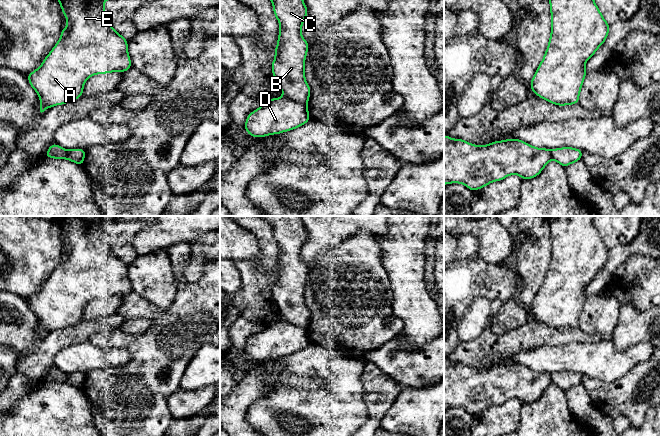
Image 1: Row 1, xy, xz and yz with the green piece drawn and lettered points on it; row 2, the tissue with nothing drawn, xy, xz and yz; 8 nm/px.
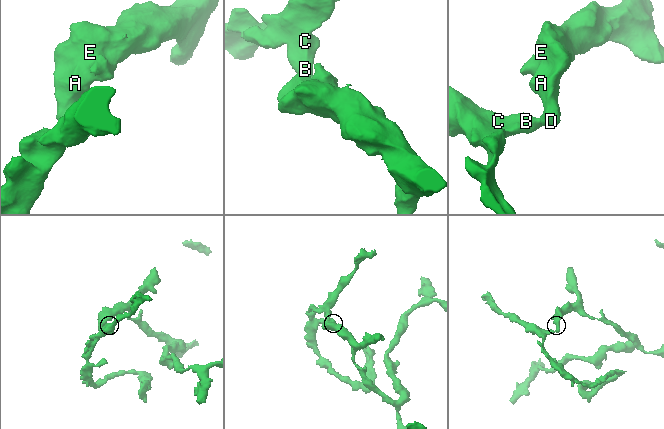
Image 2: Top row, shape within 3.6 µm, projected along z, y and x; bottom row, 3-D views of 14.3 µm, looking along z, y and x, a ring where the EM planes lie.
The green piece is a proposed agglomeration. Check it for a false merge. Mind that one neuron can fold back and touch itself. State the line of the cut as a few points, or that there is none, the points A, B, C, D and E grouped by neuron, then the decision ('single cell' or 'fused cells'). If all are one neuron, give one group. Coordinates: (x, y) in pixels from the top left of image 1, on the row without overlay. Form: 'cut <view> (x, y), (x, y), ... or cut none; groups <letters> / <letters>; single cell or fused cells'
cut xz (284, 319), (305, 328); groups A D E / B C; fused cells

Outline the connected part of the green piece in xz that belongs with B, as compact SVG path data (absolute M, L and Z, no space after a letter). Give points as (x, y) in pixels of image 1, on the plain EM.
M261 216L270 222L274 239L280 248L276 278L271 293L279 312L284 320L298 327L307 328L310 322L311 312L305 304L305 282L309 273L309 267L302 261L301 253L308 233L300 216Z

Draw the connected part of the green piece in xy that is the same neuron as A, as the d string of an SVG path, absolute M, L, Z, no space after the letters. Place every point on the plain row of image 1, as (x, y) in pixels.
M56 216L61 235L68 247L61 261L40 291L27 299L30 310L40 323L40 336L79 323L86 304L96 298L125 296L132 292L127 274L128 265L111 250L106 242L104 226L118 216Z

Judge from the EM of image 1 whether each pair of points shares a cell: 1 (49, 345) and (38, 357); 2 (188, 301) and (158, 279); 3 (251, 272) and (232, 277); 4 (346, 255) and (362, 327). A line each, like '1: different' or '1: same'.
1: same
2: different
3: different
4: same

